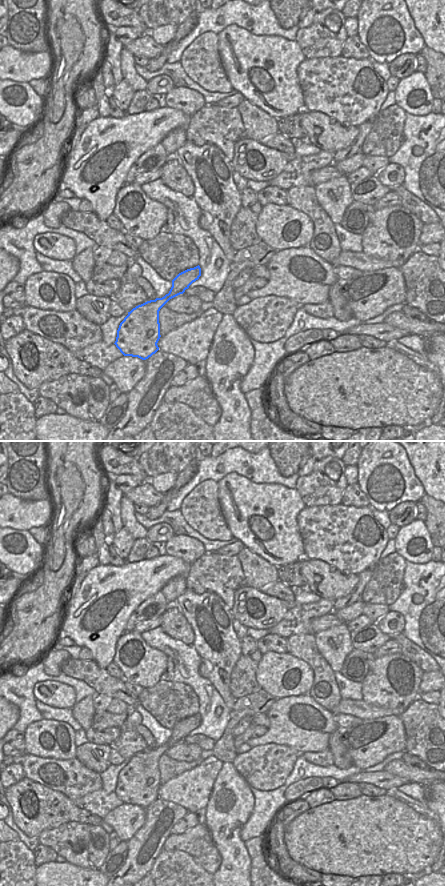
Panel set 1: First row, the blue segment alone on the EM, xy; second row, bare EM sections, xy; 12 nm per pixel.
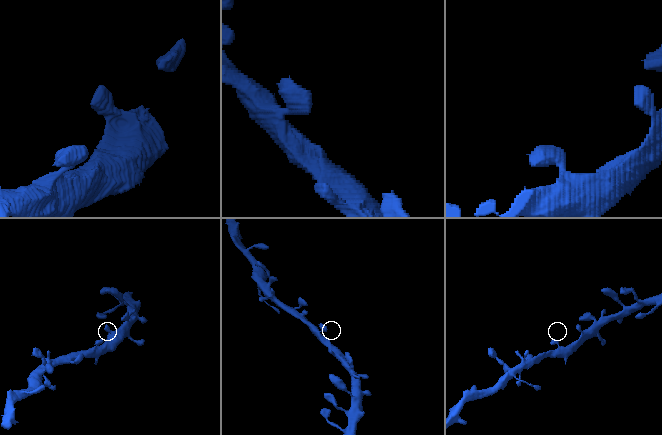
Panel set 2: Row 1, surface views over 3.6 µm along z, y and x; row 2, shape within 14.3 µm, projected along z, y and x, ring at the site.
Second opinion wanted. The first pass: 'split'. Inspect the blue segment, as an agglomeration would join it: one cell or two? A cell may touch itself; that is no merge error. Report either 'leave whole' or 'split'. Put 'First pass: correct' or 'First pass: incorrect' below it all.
leave whole
First pass: incorrect

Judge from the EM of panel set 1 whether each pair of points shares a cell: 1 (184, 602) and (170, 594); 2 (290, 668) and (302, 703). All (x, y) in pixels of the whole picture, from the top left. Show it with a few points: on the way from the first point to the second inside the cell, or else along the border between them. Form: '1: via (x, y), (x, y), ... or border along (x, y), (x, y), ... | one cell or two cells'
1: border along (187, 589), (177, 598), (174, 604) | two cells
2: border along (307, 693), (284, 696), (276, 700) | two cells

